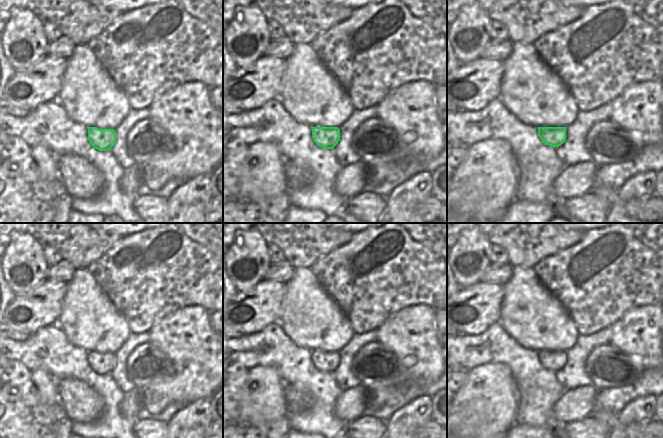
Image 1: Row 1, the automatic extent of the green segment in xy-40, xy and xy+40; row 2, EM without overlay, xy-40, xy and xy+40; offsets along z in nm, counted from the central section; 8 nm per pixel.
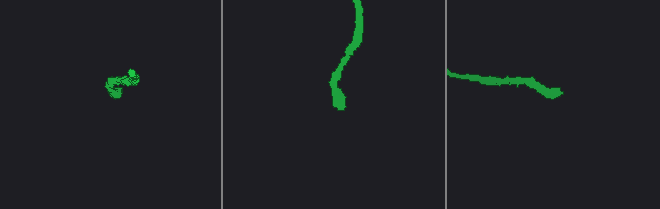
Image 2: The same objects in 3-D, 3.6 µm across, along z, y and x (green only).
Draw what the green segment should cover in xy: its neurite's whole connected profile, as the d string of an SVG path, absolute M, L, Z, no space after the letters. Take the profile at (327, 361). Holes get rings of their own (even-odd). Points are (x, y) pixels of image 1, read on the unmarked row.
M312 351L314 366L325 373L333 373L340 365L340 358L338 351Z

